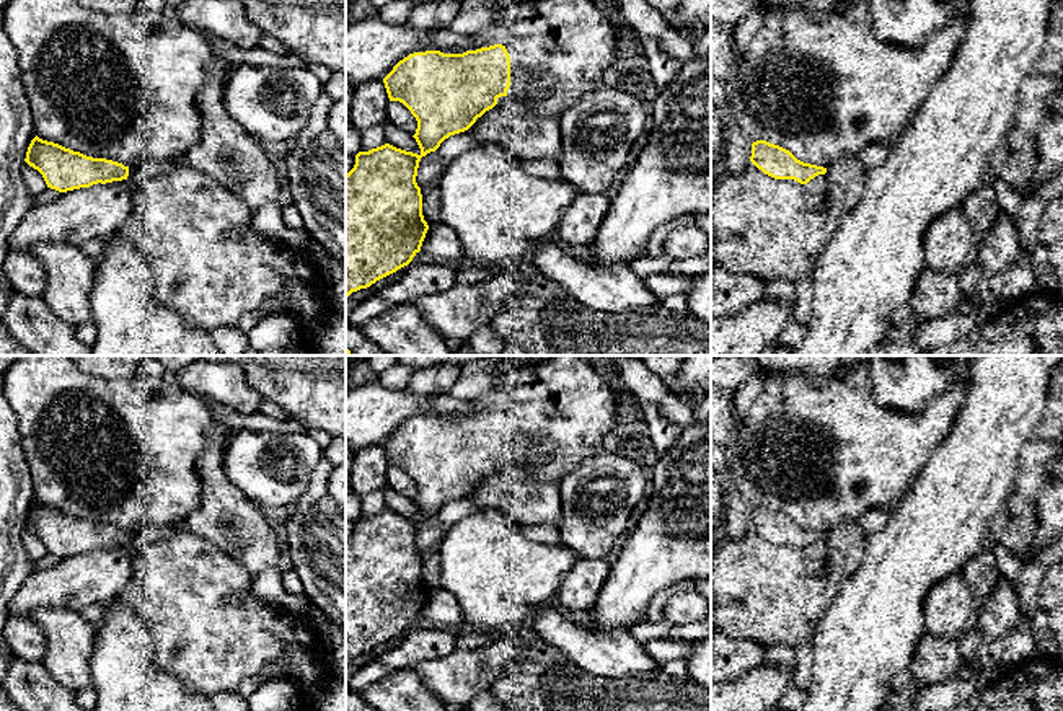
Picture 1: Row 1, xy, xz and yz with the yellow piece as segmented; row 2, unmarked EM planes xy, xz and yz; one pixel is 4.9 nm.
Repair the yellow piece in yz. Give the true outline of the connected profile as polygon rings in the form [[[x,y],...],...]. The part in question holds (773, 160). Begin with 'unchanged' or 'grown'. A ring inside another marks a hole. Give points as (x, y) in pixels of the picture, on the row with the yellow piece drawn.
unchanged | [[[766,140],[752,144],[750,161],[774,179],[794,179],[801,184],[807,184],[815,176],[827,173],[827,168],[804,163],[789,150]]]

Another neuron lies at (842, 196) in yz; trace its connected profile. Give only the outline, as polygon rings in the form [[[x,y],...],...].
[[[858,155],[843,157],[827,166],[827,209],[840,217],[846,215],[859,201],[866,170]]]

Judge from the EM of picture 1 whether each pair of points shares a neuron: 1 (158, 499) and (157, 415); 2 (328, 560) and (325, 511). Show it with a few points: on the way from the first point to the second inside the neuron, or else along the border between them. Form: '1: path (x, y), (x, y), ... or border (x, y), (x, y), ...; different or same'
1: path (158, 478), (162, 467), (158, 463), (157, 436); same
2: path (328, 548), (325, 522); same

